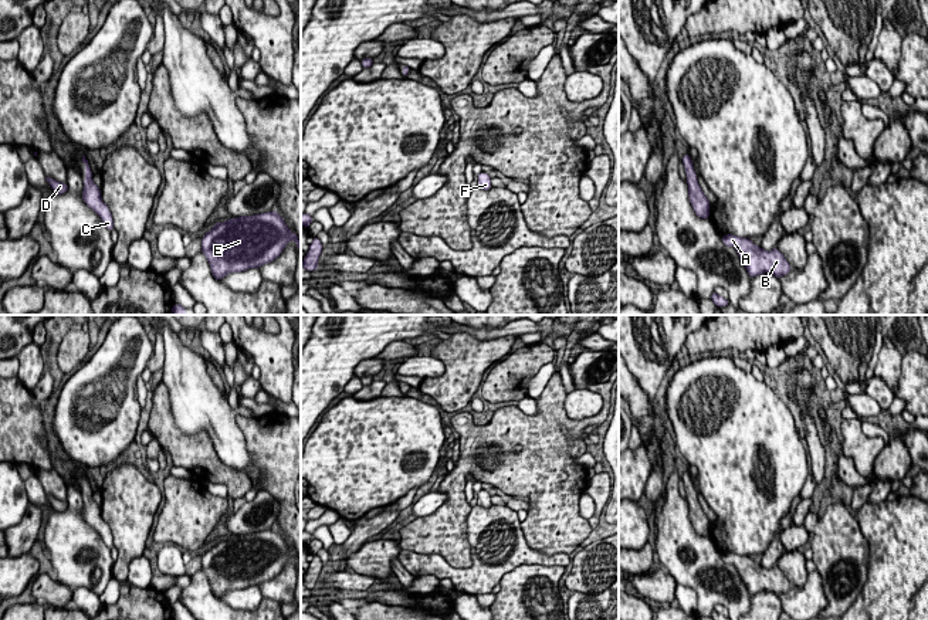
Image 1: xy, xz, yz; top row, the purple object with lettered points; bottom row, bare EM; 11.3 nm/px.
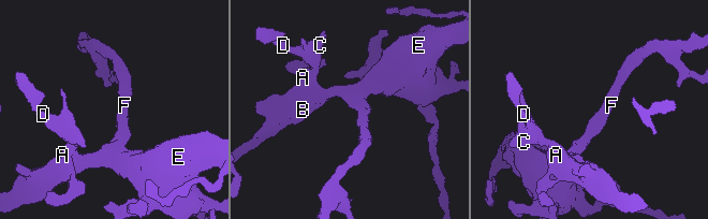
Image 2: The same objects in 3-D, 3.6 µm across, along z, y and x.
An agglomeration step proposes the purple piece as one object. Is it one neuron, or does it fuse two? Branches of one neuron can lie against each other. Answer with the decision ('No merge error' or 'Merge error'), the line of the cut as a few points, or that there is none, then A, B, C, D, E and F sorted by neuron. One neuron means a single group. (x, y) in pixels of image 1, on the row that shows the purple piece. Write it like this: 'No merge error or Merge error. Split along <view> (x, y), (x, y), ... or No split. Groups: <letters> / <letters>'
No merge error. No split. Groups: A B C D E F

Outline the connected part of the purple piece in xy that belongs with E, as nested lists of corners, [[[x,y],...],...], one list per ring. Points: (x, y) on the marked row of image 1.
[[[272,210],[214,223],[214,227],[203,236],[201,253],[219,281],[228,272],[241,272],[272,262],[291,240],[299,248],[298,236]]]

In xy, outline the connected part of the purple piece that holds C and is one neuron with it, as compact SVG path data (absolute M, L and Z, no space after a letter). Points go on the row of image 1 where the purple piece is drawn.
M82 155L85 163L85 180L82 199L102 220L104 226L111 231L114 230L114 220L109 207L102 201L101 189L92 182L92 172L88 159Z

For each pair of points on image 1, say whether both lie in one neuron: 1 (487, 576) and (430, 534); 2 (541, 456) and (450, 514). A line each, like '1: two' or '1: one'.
1: two
2: one

